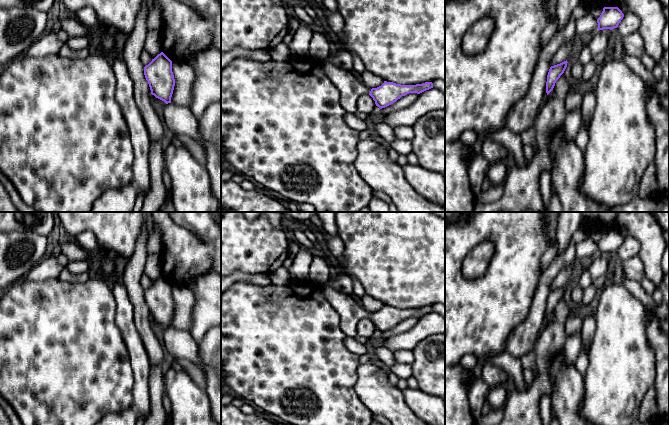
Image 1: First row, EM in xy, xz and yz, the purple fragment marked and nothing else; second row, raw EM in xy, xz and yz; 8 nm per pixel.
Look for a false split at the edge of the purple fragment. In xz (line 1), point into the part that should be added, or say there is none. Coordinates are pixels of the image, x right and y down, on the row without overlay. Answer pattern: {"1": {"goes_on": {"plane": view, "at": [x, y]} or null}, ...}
{"1": {"goes_on": {"plane": "xz", "at": [350, 310]}}}

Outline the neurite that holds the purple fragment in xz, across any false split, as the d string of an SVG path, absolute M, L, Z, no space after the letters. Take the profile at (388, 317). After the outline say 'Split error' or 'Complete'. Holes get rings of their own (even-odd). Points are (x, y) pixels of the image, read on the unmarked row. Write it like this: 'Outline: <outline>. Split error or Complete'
Outline: M328 283L322 286L323 293L329 304L340 316L340 328L347 337L356 336L357 324L364 318L370 319L380 333L385 332L402 320L409 317L420 318L433 312L432 306L425 306L416 309L401 309L384 305L377 312L369 312L364 309L357 298L340 292Z. Split error

